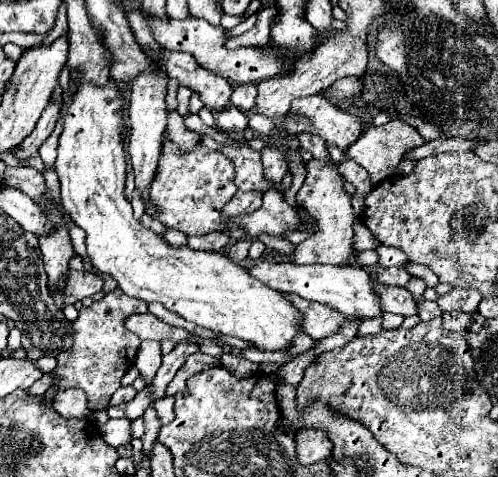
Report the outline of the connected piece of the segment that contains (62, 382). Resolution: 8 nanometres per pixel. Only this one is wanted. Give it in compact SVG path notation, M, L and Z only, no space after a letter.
M119 288L105 294L91 308L81 308L79 318L73 322L73 346L57 356L57 368L51 372L55 382L43 394L43 404L53 402L59 390L79 388L87 394L91 410L107 410L113 392L121 386L121 378L133 366L139 350L139 336L125 328L125 320L127 316L141 312L147 312L147 304L123 296Z

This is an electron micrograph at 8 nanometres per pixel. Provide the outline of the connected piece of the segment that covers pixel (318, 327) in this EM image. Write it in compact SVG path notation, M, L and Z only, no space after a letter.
M285 294L285 296L295 304L295 308L301 310L303 332L315 340L327 338L339 332L345 322L355 320L355 316L343 316L343 312L337 312L335 308L327 308L323 304L315 304L313 300L303 300L301 296L295 296L295 294Z

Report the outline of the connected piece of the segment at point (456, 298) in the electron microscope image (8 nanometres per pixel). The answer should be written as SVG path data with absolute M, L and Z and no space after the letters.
M455 288L451 294L447 296L441 296L441 310L447 312L447 310L465 310L469 308L472 313L477 310L481 296L479 292L475 290L465 290L465 288Z

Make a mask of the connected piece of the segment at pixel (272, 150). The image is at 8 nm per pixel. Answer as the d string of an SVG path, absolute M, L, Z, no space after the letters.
M267 146L261 152L261 162L263 162L263 170L265 170L265 180L271 184L281 184L283 176L289 172L287 154L275 146Z

